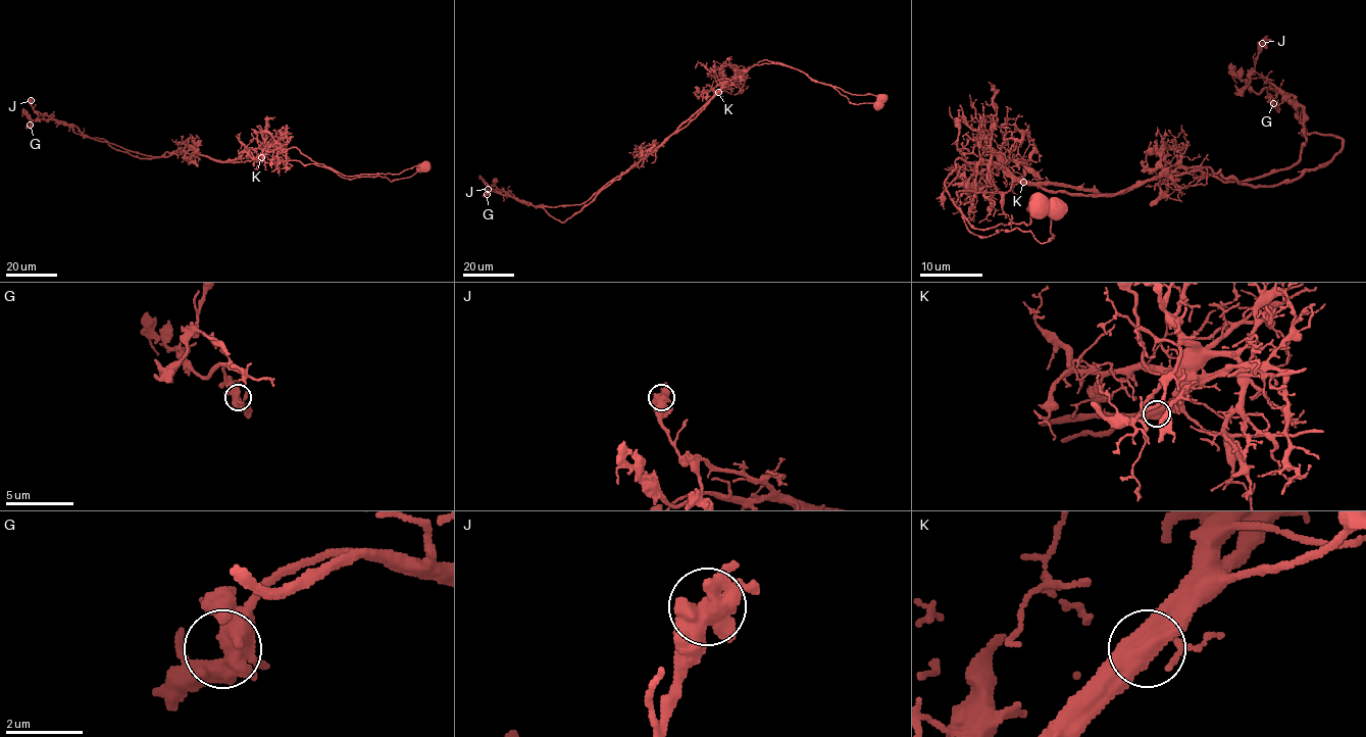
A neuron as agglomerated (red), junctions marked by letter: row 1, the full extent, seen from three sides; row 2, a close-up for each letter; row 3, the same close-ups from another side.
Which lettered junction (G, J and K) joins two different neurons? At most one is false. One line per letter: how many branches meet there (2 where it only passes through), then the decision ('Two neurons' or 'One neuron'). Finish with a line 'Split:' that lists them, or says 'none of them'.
G: Branches: 3. One neuron
J: Branches: 3. One neuron
K: Branches: 3. Two neurons
Split: K

